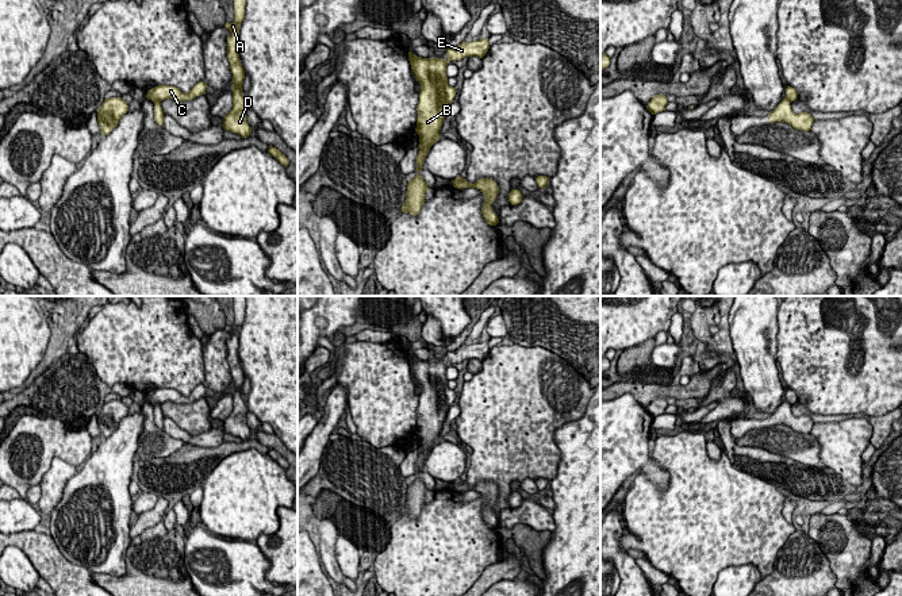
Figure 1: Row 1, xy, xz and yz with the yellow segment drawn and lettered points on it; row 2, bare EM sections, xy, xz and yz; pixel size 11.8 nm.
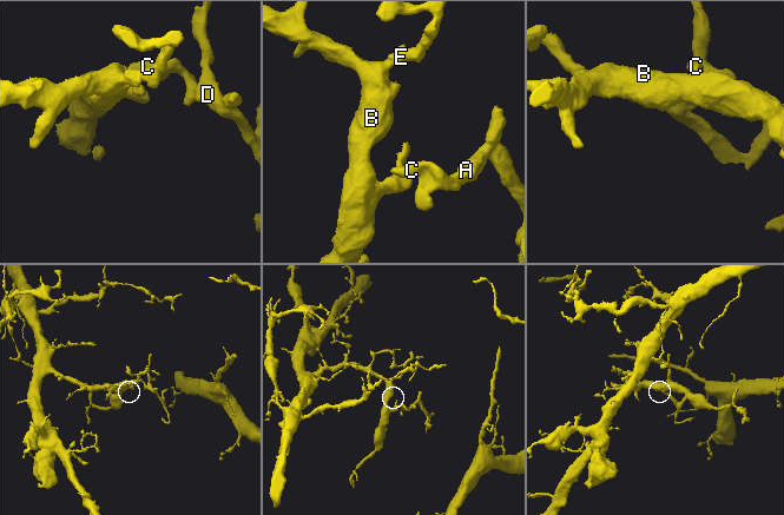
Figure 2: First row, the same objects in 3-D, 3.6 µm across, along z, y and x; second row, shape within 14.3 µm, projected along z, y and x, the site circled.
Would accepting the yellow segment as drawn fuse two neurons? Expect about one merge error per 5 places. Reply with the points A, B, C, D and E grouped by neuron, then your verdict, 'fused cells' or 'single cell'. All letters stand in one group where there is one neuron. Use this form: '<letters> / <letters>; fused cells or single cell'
A C D / B E; fused cells

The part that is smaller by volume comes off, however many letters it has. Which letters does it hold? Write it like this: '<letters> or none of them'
A, C, D

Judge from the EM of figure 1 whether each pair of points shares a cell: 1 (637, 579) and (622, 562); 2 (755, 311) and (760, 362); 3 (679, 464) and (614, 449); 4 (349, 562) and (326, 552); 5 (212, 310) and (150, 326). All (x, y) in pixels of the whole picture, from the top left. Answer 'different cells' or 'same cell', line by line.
1: same cell
2: same cell
3: different cells
4: different cells
5: different cells

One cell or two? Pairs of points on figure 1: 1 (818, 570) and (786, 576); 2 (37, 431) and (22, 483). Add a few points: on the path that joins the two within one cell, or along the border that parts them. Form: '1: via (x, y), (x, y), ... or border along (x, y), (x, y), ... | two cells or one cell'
1: via (810, 570), (801, 570), (794, 576) | one cell
2: via (33, 443), (23, 457), (23, 470) | one cell

